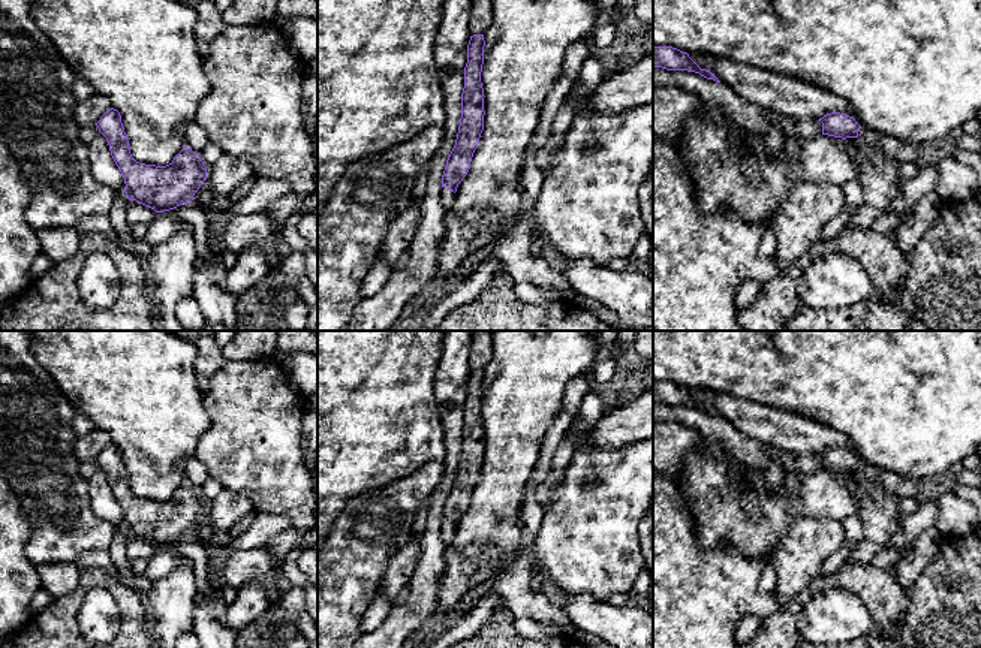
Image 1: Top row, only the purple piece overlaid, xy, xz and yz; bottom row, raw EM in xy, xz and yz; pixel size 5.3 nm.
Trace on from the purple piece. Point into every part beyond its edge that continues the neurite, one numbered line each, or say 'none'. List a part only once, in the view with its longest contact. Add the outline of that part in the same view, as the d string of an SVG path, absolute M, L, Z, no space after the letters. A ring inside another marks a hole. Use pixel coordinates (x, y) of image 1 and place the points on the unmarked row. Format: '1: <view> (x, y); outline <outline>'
1: xz (447, 532); outline M442 522L440 524L440 539L445 543L445 546L448 546L454 537L455 528L448 524L448 522Z

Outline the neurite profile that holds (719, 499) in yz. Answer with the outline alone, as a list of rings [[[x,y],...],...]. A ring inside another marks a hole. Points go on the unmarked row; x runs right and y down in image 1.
[[[692,452],[680,468],[680,485],[695,519],[699,545],[705,551],[728,542],[744,557],[771,560],[795,519],[810,516],[842,522],[858,513],[858,495],[848,486],[846,474],[828,470],[804,474],[800,494],[789,495],[783,483],[776,491],[752,485],[726,462],[714,461],[705,452]]]

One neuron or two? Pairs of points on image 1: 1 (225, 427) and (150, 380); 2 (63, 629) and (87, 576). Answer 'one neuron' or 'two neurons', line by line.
1: two neurons
2: one neuron

